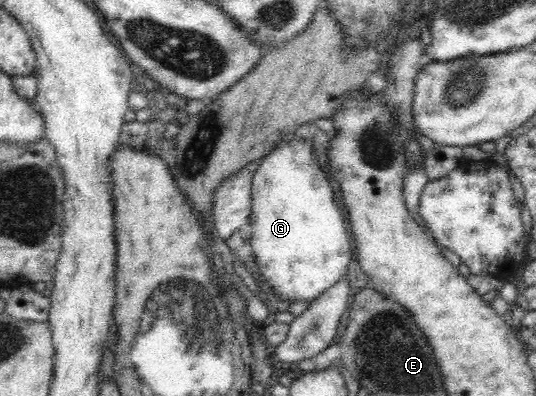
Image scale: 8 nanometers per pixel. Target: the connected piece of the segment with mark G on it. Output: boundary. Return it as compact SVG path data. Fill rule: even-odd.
M287 137L282 143L275 144L268 153L266 153L260 160L259 166L256 170L255 176L253 177L253 194L250 201L250 219L249 224L252 227L249 235L249 245L252 251L252 257L254 266L258 266L258 274L262 276L262 282L266 286L270 286L270 290L280 296L282 300L288 302L300 302L315 300L319 295L328 291L330 287L337 284L342 277L346 275L348 267L350 267L350 261L352 261L352 247L350 247L350 237L348 231L344 226L344 215L340 213L340 209L336 206L334 201L334 193L332 183L327 177L327 174L322 170L322 167L318 164L314 153L312 152L312 142L309 141L289 141L291 137Z

